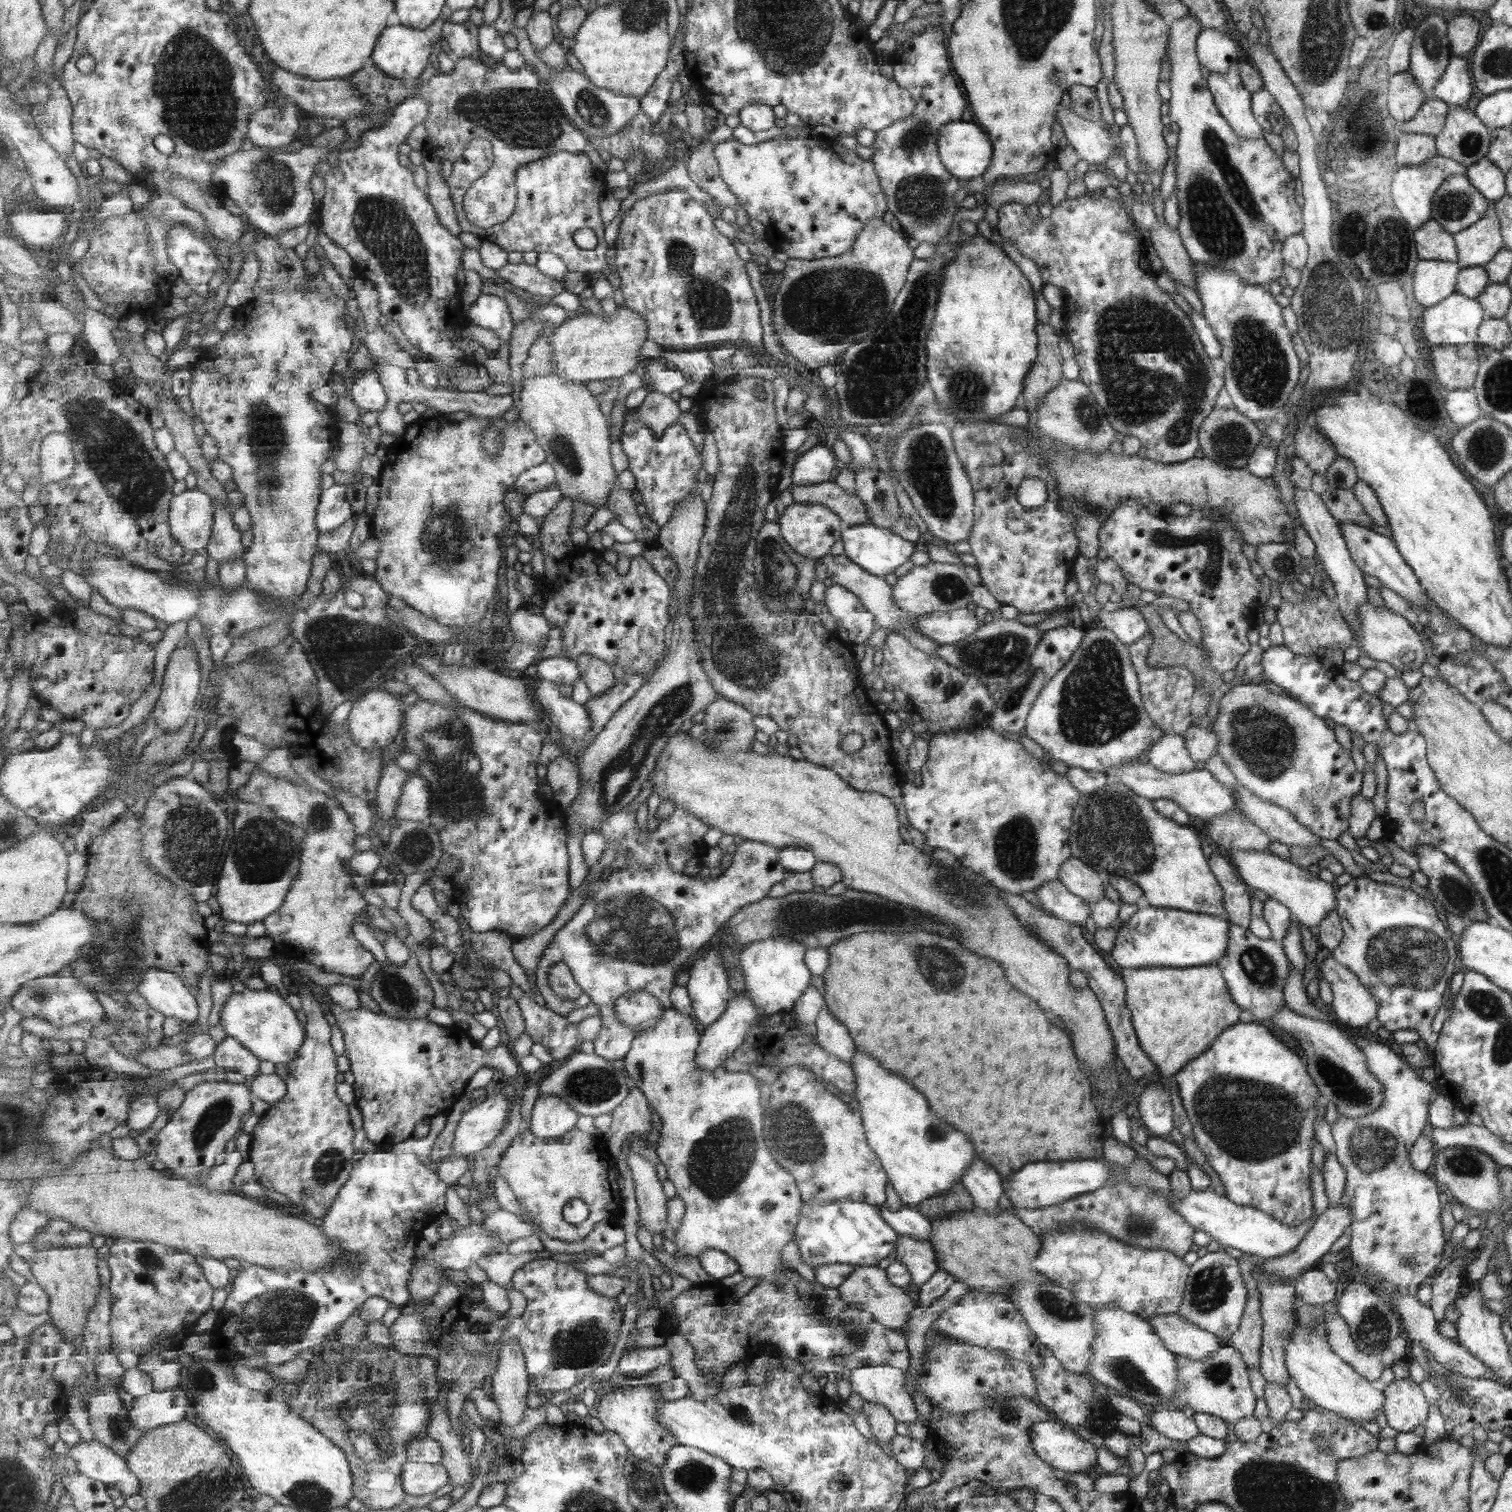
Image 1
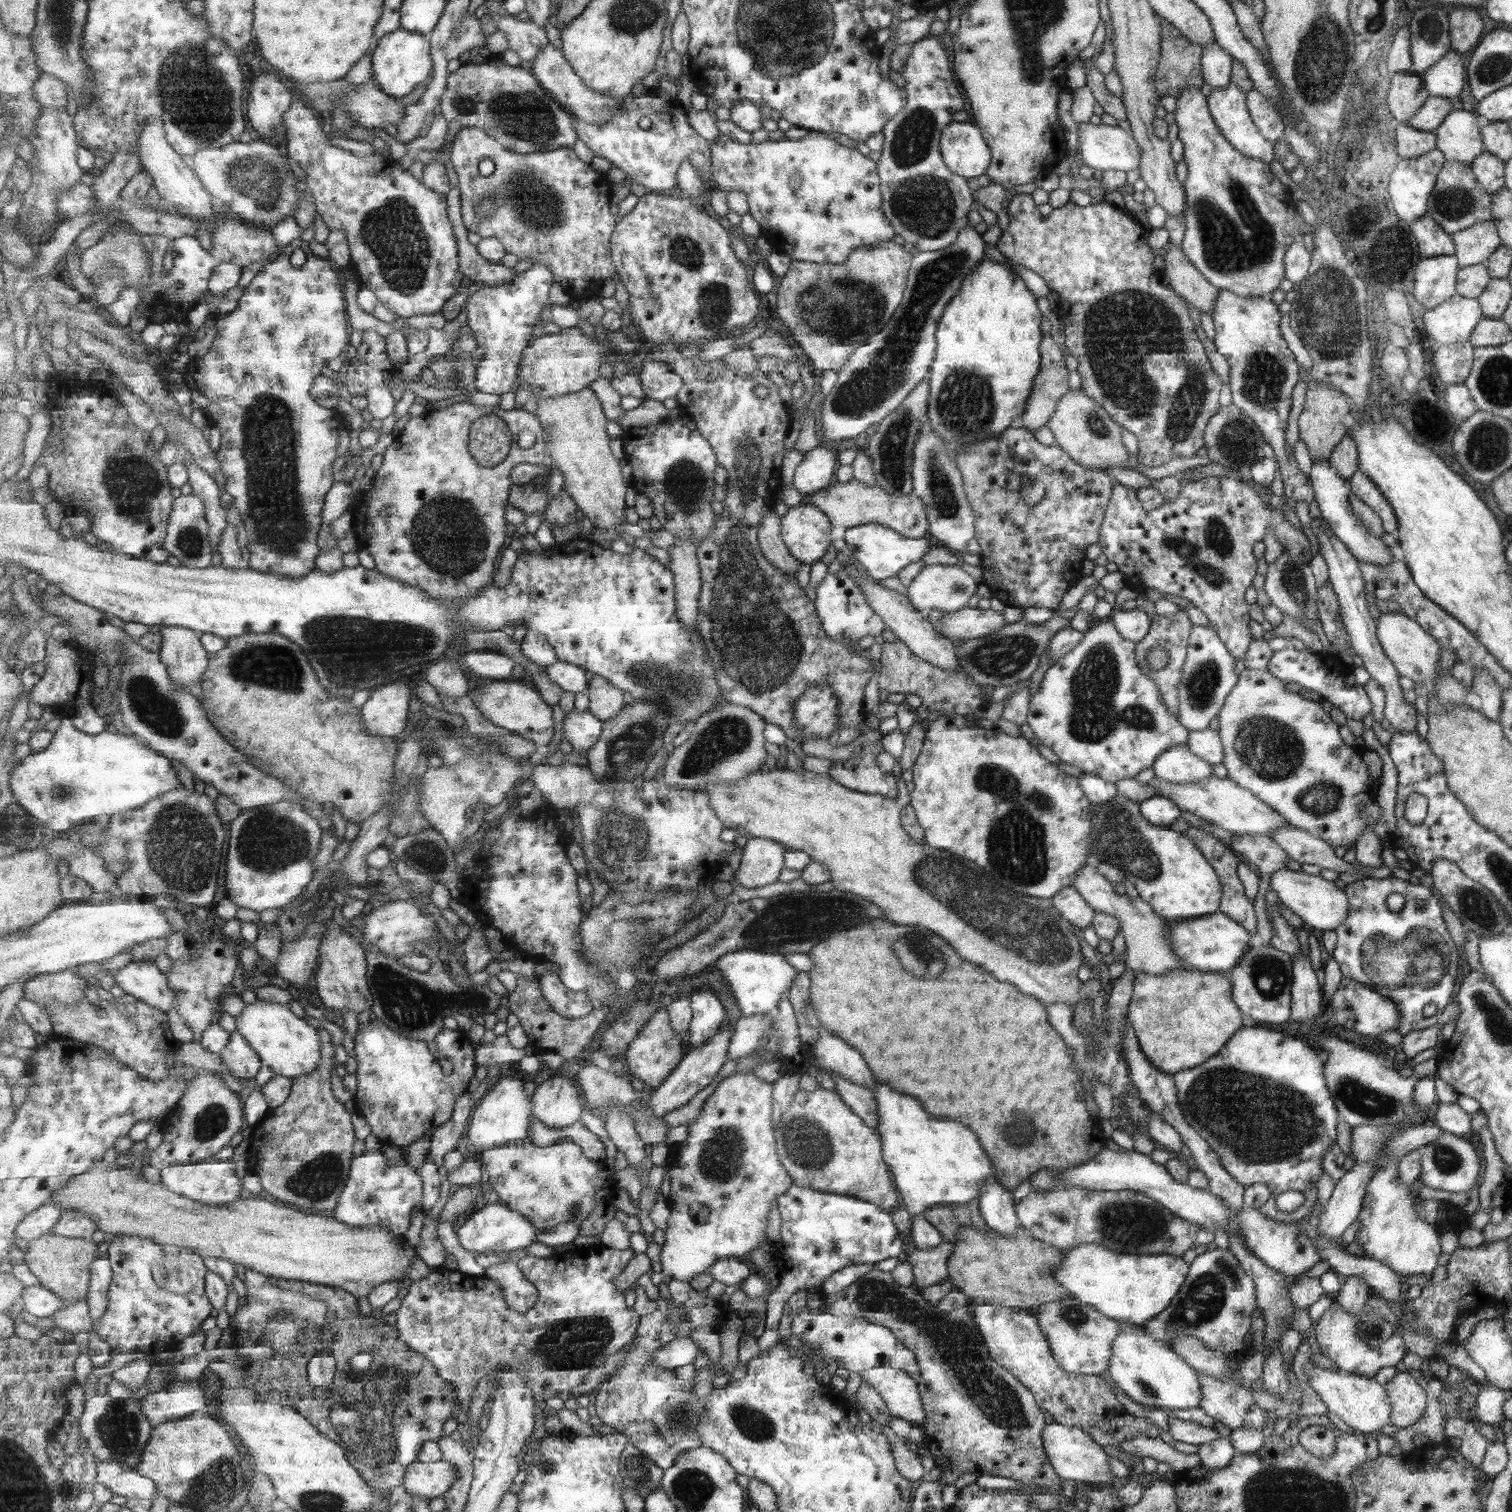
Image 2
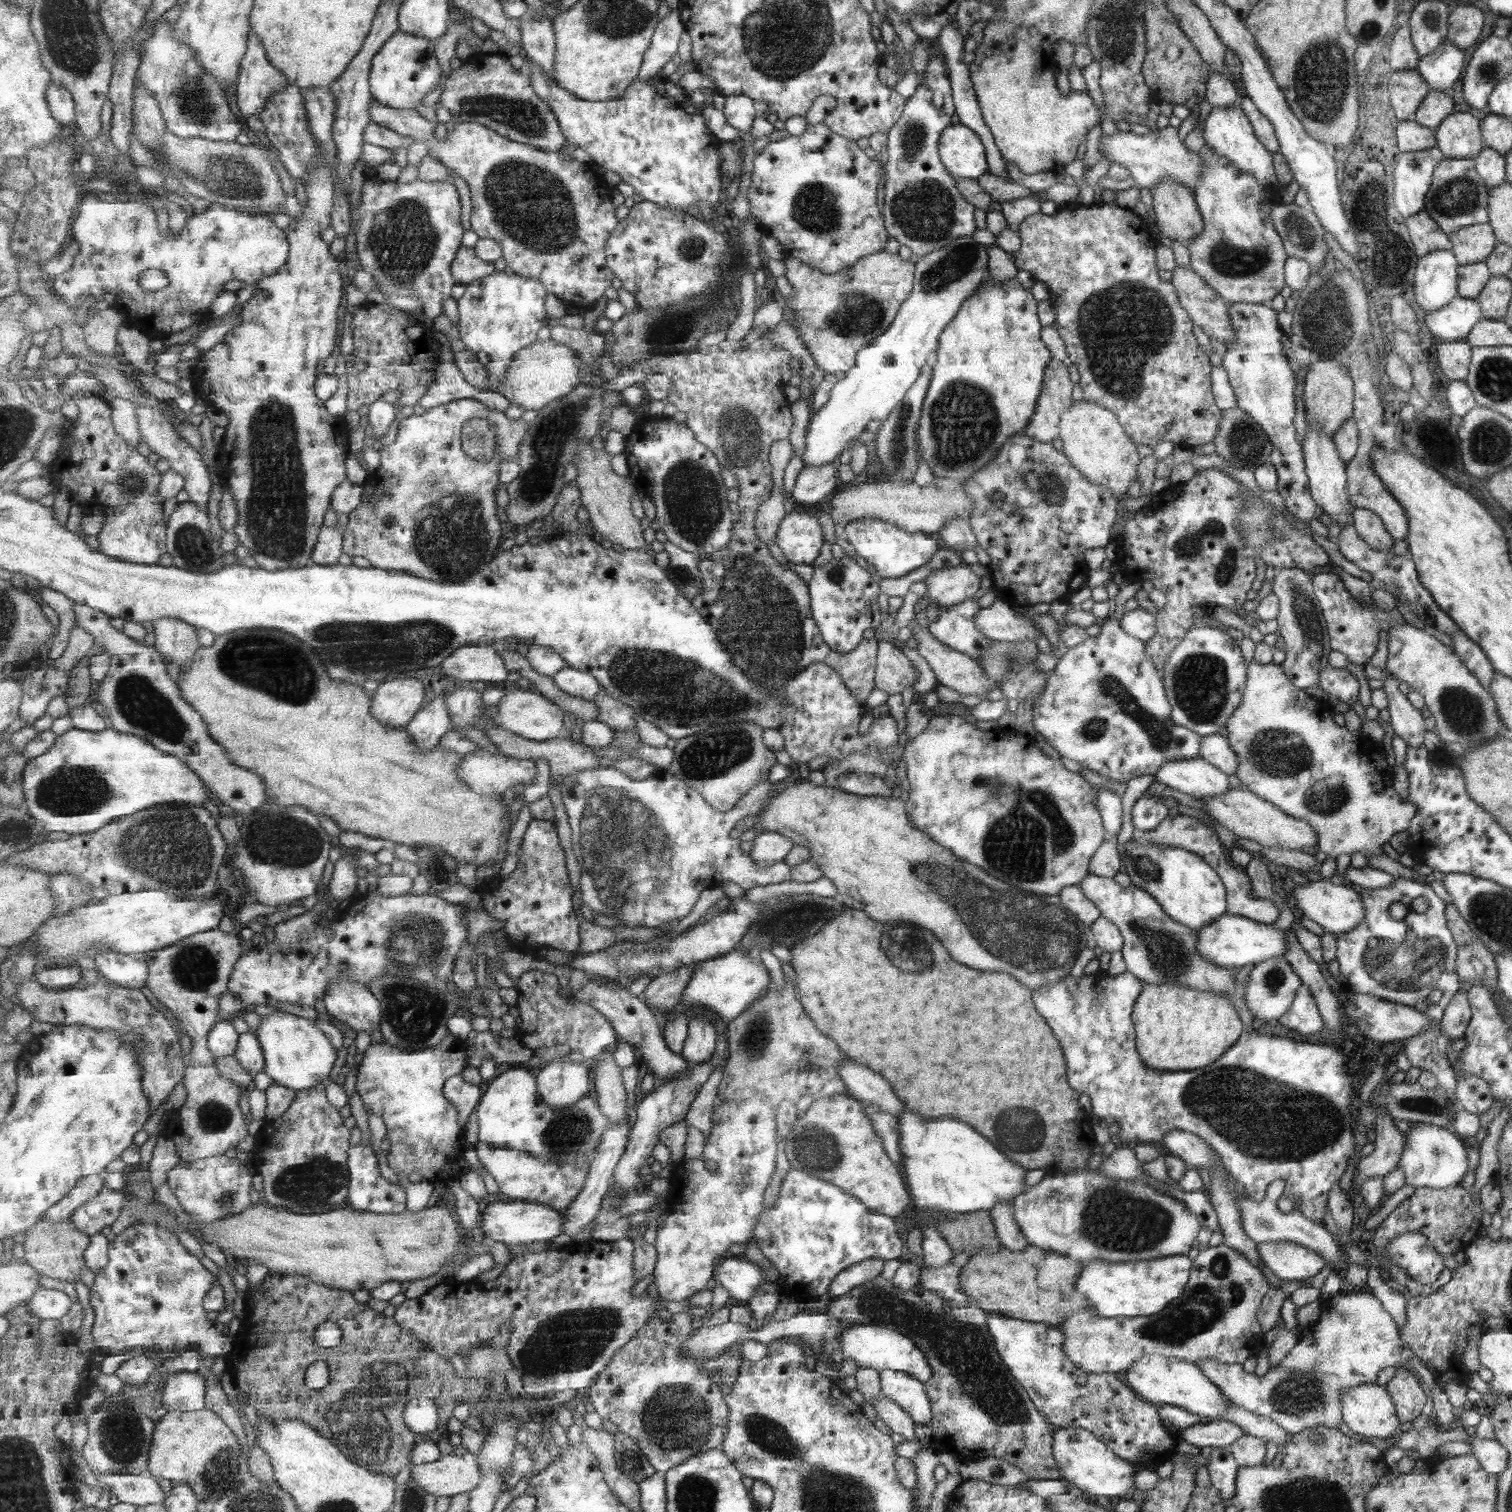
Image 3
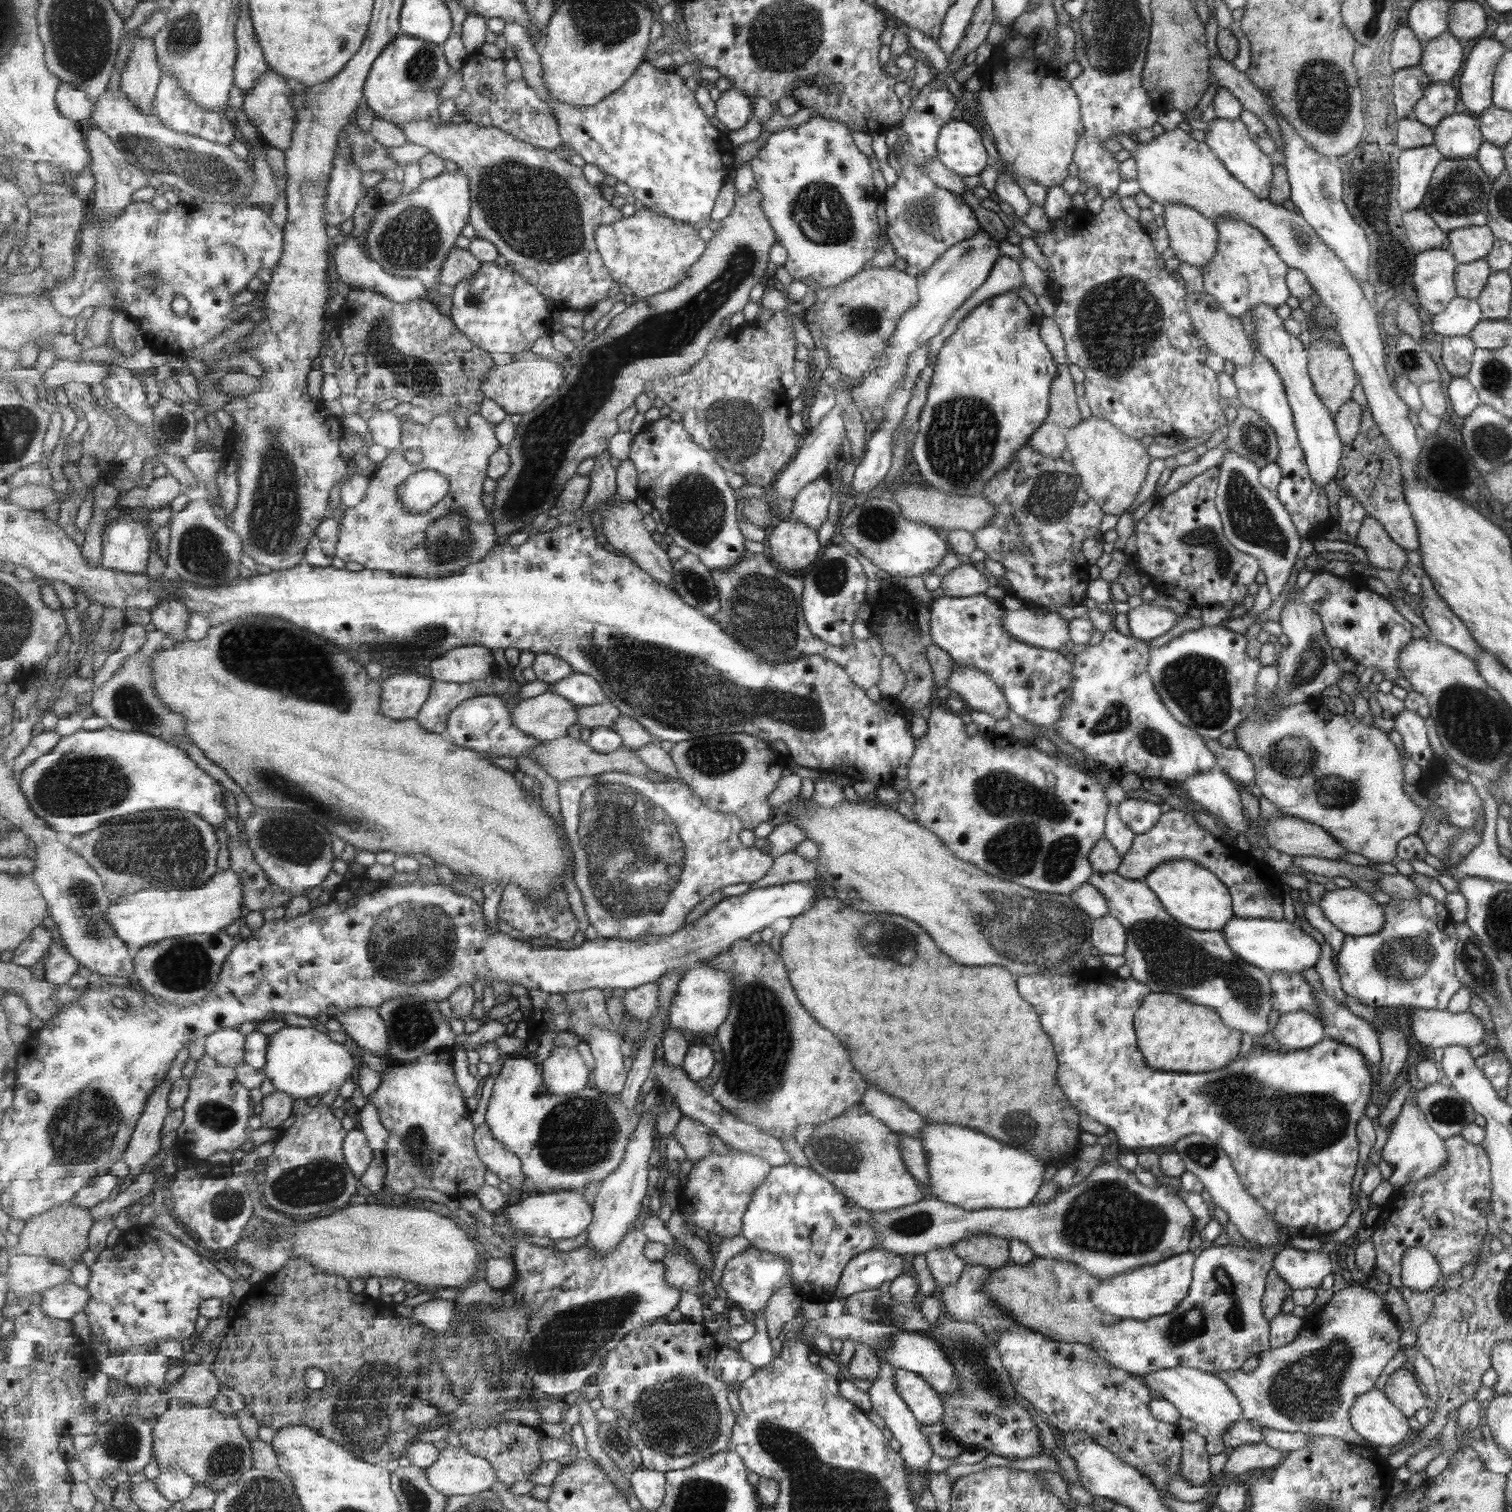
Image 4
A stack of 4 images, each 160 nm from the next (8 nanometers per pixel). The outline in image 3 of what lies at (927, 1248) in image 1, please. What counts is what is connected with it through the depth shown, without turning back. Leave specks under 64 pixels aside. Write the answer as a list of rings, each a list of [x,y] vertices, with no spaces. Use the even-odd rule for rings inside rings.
[[[954,1253],[948,1260],[949,1264],[943,1264],[939,1268],[927,1268],[919,1263],[919,1284],[922,1290],[931,1290],[944,1301],[949,1301],[952,1308],[971,1305],[972,1303],[962,1292],[959,1279],[959,1272],[962,1271],[968,1257],[965,1253]]]

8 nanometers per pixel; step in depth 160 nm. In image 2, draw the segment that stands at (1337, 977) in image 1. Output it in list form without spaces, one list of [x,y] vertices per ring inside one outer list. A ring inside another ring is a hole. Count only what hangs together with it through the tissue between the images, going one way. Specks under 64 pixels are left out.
[[[1343,976],[1340,978],[1329,1003],[1333,1008],[1332,1012],[1338,1024],[1345,1026],[1345,1028],[1351,1028],[1359,1034],[1369,1034],[1369,1038],[1378,1038],[1378,1035],[1385,1030],[1394,1030],[1399,1018],[1395,1004],[1360,982]]]

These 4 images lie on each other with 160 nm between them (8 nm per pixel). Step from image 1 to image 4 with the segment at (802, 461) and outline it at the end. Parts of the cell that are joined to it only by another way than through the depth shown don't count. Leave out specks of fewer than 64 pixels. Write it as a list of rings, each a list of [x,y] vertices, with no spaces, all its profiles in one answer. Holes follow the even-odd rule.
[[[821,475],[807,483],[792,500],[792,513],[789,521],[800,522],[817,528],[825,522],[827,504],[831,500],[831,484]]]

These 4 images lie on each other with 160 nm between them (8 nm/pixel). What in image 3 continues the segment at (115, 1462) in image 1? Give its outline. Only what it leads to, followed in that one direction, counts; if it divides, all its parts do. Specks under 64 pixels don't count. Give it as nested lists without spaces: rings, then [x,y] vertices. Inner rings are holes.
[[[99,1474],[98,1479],[115,1494],[119,1503],[134,1504],[143,1507],[149,1504],[165,1502],[161,1484],[148,1474]]]

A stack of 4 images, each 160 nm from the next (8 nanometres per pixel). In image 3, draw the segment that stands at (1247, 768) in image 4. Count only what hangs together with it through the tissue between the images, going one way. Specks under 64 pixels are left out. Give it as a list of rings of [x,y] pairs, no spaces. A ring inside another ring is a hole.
[[[1218,733],[1201,738],[1198,756],[1222,770],[1227,776],[1234,774],[1238,766],[1237,756],[1230,743]]]

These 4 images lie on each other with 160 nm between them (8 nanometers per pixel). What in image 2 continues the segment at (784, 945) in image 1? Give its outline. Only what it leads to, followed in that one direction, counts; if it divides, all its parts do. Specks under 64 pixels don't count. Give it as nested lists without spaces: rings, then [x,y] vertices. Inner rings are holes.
[[[743,949],[733,951],[722,956],[715,963],[715,968],[725,977],[742,1016],[770,1016],[782,1002],[784,994],[791,988],[791,982],[798,973],[791,967],[783,953],[763,952],[759,949]]]

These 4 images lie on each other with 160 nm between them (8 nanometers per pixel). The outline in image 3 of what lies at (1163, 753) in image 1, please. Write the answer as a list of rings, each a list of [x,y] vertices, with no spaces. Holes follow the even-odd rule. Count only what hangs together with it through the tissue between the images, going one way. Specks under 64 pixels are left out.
[[[1202,757],[1171,759],[1155,771],[1154,780],[1193,799],[1213,798],[1227,792],[1227,774]]]

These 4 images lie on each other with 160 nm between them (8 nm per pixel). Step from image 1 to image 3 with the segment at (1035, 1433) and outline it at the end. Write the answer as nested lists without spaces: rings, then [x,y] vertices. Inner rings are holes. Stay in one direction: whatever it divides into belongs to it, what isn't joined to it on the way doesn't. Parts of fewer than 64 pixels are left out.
[[[1062,1428],[1053,1430],[1053,1457],[1057,1461],[1058,1473],[1062,1480],[1074,1484],[1079,1490],[1092,1494],[1093,1500],[1096,1496],[1131,1496],[1133,1492],[1133,1466],[1122,1457],[1115,1455],[1111,1449],[1106,1447],[1102,1441],[1084,1428]]]

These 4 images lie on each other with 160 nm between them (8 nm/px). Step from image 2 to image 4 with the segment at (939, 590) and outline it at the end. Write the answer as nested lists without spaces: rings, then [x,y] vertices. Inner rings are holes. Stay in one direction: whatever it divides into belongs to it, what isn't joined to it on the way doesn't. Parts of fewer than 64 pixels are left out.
[[[962,559],[959,566],[942,576],[940,587],[945,596],[963,598],[984,594],[987,582],[973,566],[969,566],[968,561]]]

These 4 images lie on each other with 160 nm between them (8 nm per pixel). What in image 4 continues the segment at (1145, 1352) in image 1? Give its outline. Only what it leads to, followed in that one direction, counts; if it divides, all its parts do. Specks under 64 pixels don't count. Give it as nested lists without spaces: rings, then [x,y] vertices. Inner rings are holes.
[[[1176,1366],[1145,1373],[1142,1379],[1147,1388],[1155,1390],[1163,1400],[1170,1402],[1181,1417],[1189,1419],[1199,1427],[1206,1442],[1204,1449],[1207,1454],[1223,1452],[1226,1447],[1222,1443],[1223,1431],[1242,1417],[1242,1409],[1234,1393],[1219,1377],[1201,1369]]]

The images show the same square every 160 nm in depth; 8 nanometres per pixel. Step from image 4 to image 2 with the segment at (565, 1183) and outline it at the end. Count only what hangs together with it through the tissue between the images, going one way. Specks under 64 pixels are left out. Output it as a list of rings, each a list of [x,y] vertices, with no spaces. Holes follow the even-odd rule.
[[[525,1076],[519,1079],[502,1077],[493,1090],[481,1098],[478,1107],[473,1110],[470,1125],[468,1126],[468,1139],[474,1153],[483,1154],[501,1146],[525,1140],[529,1134],[529,1116],[533,1114],[532,1095],[529,1095],[523,1088]]]

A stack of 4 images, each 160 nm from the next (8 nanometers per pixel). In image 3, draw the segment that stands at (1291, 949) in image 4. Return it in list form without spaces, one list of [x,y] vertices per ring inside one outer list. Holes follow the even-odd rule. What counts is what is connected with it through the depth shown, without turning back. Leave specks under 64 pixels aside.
[[[1226,912],[1197,929],[1196,932],[1198,952],[1208,962],[1225,970],[1237,972],[1242,966],[1247,966],[1247,964],[1255,966],[1262,960],[1282,956],[1286,951],[1285,931],[1278,931],[1269,924],[1247,920],[1247,917],[1228,915]]]

